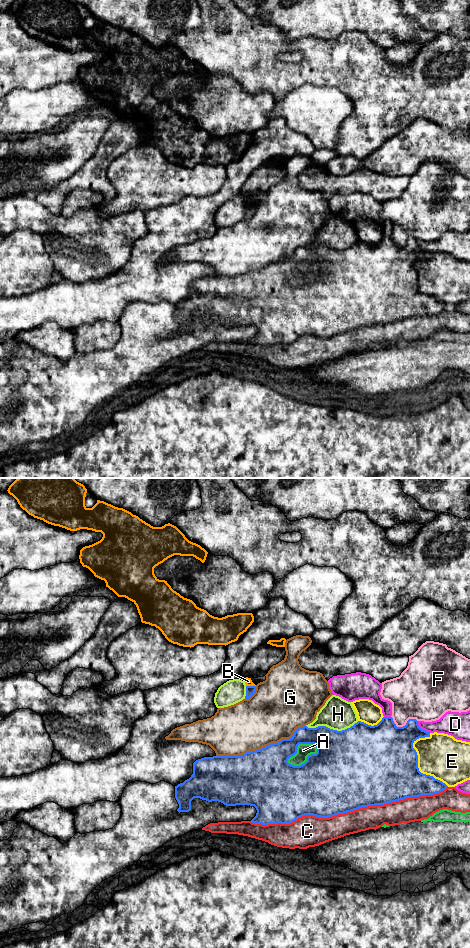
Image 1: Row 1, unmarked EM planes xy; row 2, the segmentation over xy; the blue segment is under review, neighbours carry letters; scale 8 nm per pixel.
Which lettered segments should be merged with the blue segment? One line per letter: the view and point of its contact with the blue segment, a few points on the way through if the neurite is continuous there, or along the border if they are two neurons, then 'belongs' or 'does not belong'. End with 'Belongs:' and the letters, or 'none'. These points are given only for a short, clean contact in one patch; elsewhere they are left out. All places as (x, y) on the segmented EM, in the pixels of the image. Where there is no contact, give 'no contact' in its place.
A: contact xy (299, 743); does not belong
B: contact xy (251, 686); border xy (246, 685), (255, 686); does not belong
C: contact xy (348, 811); does not belong
D: contact xy (421, 729); does not belong
E: contact xy (418, 770); does not belong
F: contact xy (403, 726); does not belong
G: contact xy (261, 748); does not belong
H: contact xy (332, 729); does not belong
Belongs: none

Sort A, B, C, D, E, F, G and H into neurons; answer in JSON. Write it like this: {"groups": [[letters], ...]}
{"groups": [["A"], ["B", "E"], ["C"], ["D"], ["F"], ["G"], ["H"]]}

